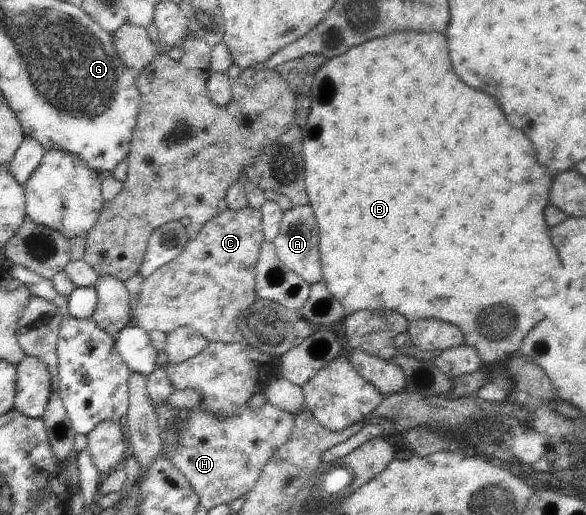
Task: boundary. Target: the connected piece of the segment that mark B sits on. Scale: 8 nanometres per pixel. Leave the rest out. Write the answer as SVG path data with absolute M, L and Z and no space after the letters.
M405 30L405 32L393 32L389 36L383 36L383 38L375 38L371 42L364 42L359 44L359 46L354 46L351 50L347 50L345 54L341 56L336 56L330 58L321 68L319 72L315 75L313 79L313 84L311 85L311 98L312 105L310 112L308 113L309 118L307 118L307 124L303 128L303 148L302 154L305 158L305 170L307 170L307 180L305 180L306 195L309 194L309 202L311 206L315 208L314 215L318 226L318 249L320 252L320 263L323 275L323 280L325 281L327 290L331 293L333 298L336 298L345 308L347 314L352 314L357 311L369 309L369 310L389 310L398 312L402 314L408 321L415 319L435 319L441 322L446 322L457 326L459 330L463 333L464 344L471 346L479 353L481 357L482 367L487 368L487 382L483 384L482 388L479 388L477 396L482 398L487 402L503 402L505 400L511 399L511 394L513 392L513 380L505 368L505 362L511 358L511 354L515 354L523 342L523 338L529 334L529 330L533 326L537 326L545 316L547 312L551 310L553 306L553 298L557 296L557 288L559 286L567 286L567 278L563 274L563 264L559 262L559 256L557 256L557 250L553 248L553 242L549 240L549 228L545 216L545 207L550 203L549 191L551 190L553 173L546 172L541 174L541 178L532 178L531 169L533 164L535 164L535 146L531 144L531 140L525 136L525 132L517 130L517 128L511 128L503 110L499 108L497 100L481 90L475 90L475 88L469 88L465 86L457 74L453 72L451 68L451 62L449 62L449 54L447 54L447 42L445 42L445 36L443 34L421 34L421 32L415 32L415 30Z

